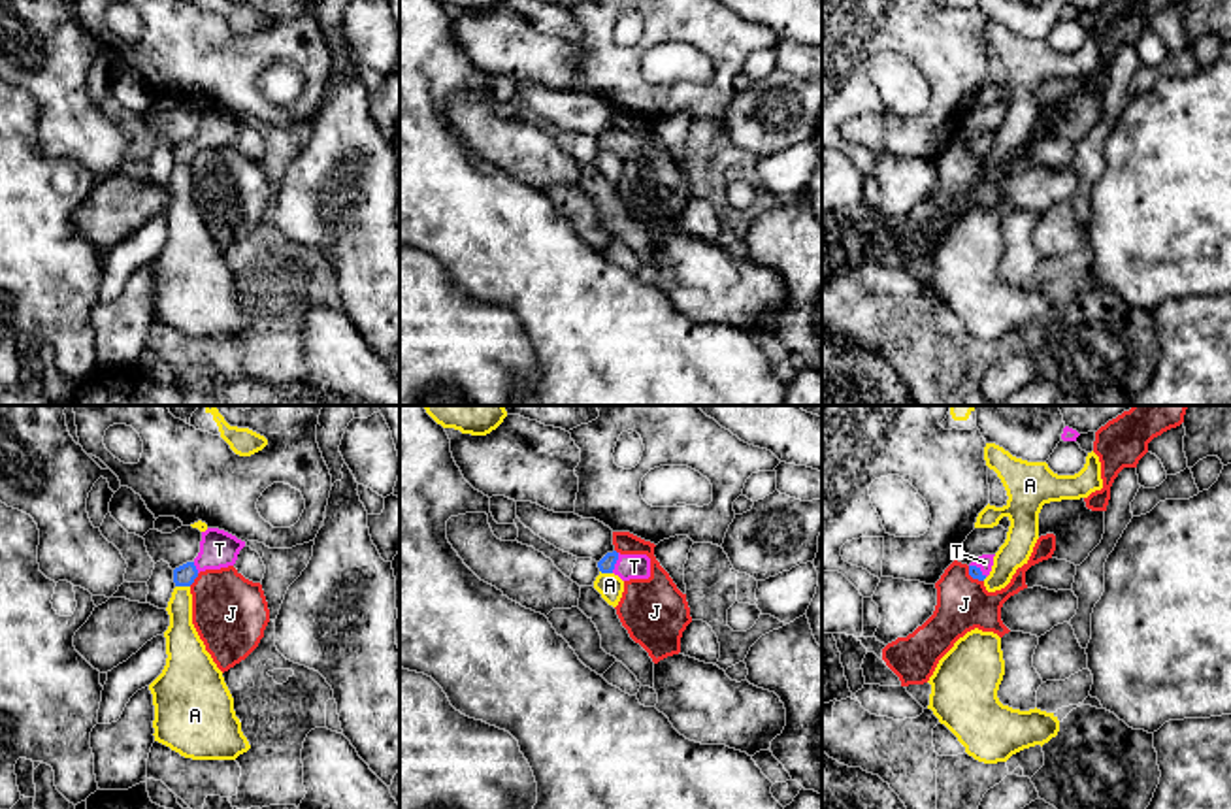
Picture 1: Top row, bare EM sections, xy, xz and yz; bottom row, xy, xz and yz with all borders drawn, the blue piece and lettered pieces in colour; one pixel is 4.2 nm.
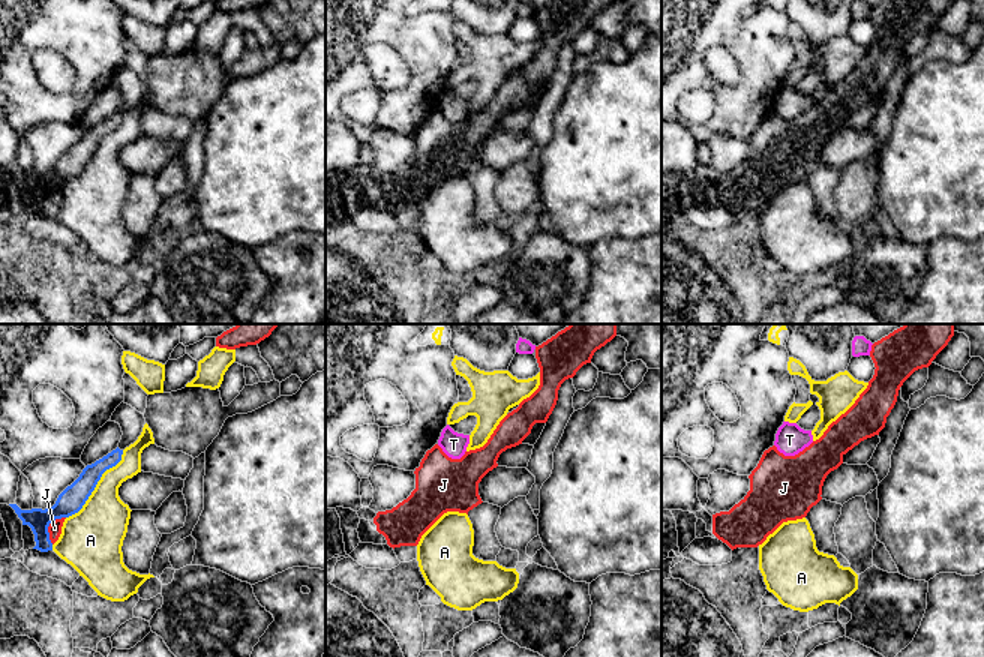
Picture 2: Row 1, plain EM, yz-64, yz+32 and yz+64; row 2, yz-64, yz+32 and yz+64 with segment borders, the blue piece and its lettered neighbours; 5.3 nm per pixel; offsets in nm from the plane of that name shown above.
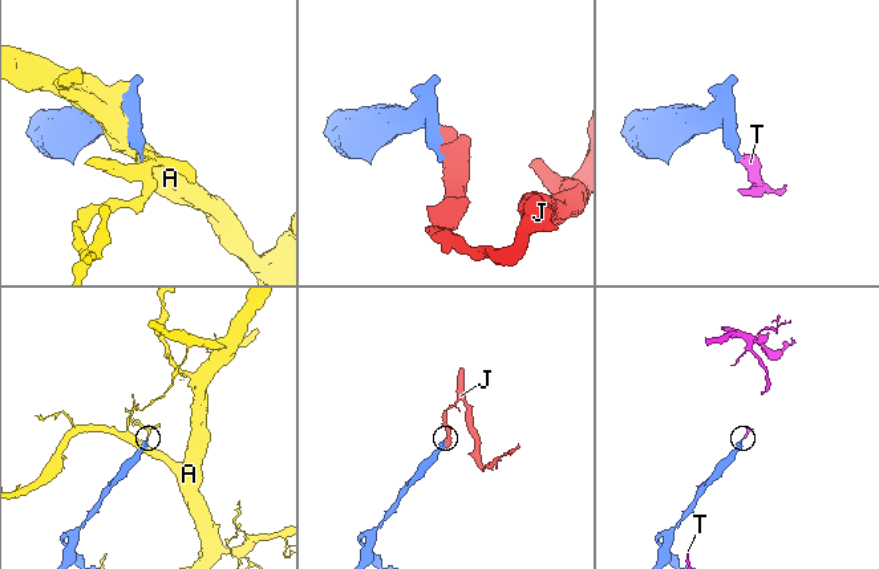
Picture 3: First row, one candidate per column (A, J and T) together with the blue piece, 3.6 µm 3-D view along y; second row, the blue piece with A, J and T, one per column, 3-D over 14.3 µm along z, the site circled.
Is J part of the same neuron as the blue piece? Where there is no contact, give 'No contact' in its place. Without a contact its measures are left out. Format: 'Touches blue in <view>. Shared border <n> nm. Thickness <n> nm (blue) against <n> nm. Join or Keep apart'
Touches blue in xy. Shared border 70 nm. Thickness 90 nm (blue) against 320 nm. Keep apart

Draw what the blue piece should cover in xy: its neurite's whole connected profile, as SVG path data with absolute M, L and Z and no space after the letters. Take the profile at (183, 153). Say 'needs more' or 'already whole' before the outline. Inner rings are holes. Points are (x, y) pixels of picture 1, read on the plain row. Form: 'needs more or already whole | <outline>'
needs more | M207 106L202 109L200 130L192 140L173 147L175 164L190 164L200 149L234 143L245 119L236 113Z

